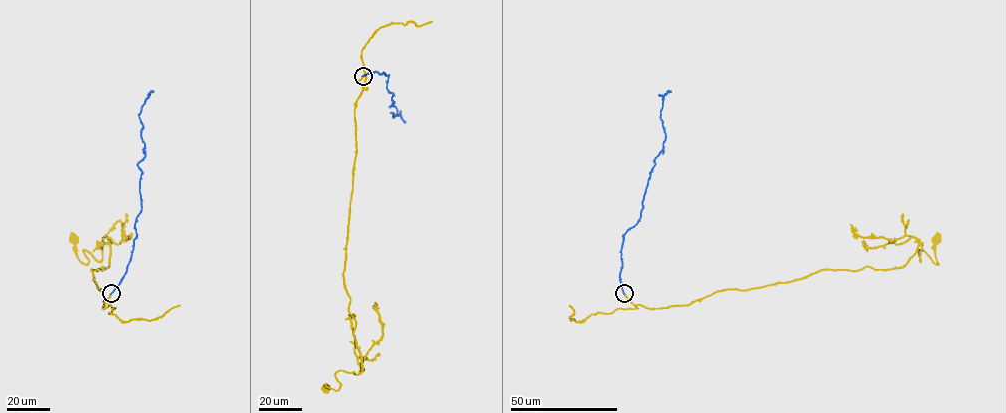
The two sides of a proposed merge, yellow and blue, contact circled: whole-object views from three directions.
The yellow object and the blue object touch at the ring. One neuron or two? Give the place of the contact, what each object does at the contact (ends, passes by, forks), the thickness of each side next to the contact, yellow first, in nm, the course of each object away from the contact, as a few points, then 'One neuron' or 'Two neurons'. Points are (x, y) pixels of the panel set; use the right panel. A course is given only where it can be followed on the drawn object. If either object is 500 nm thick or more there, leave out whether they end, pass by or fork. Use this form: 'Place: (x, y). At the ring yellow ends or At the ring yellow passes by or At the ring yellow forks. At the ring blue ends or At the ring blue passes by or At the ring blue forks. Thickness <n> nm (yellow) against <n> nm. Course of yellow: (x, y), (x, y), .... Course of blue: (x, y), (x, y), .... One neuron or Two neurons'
Place: (624, 293). At the ring yellow ends. At the ring blue ends. Thickness 400 nm (yellow) against 240 nm. Course of yellow: (624, 294), (688, 305), (900, 268), (922, 243), (937, 265), (935, 239). Course of blue: (624, 294), (620, 273), (624, 234), (640, 217), (654, 159), (663, 148), (660, 110), (663, 96), (671, 91). Two neurons

